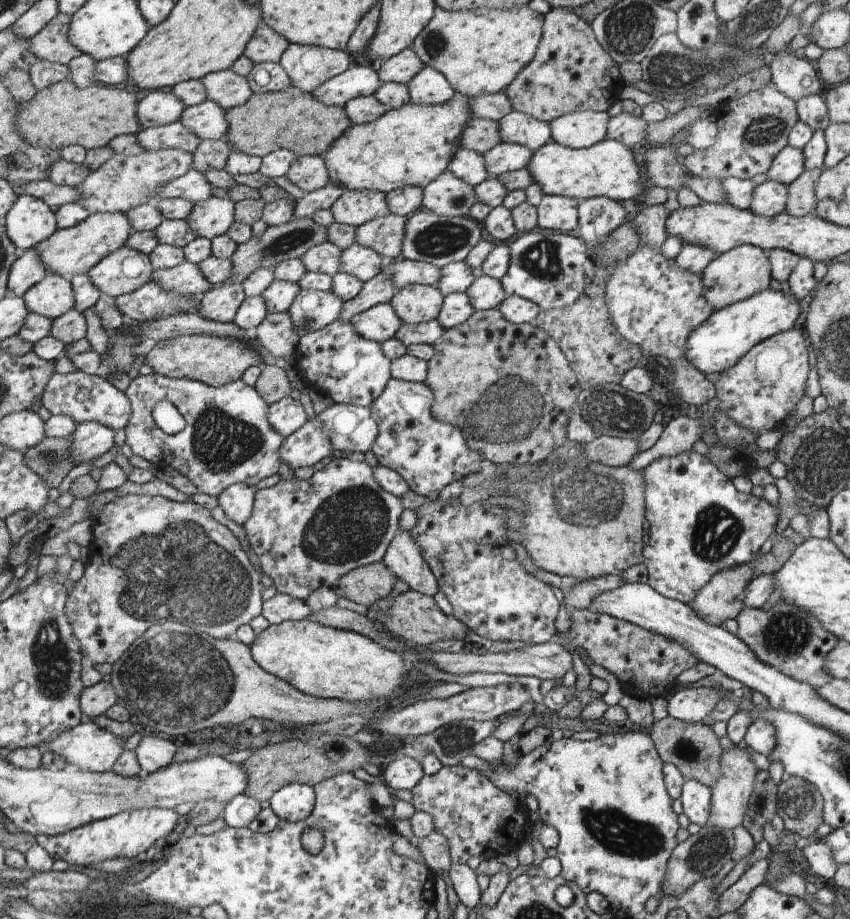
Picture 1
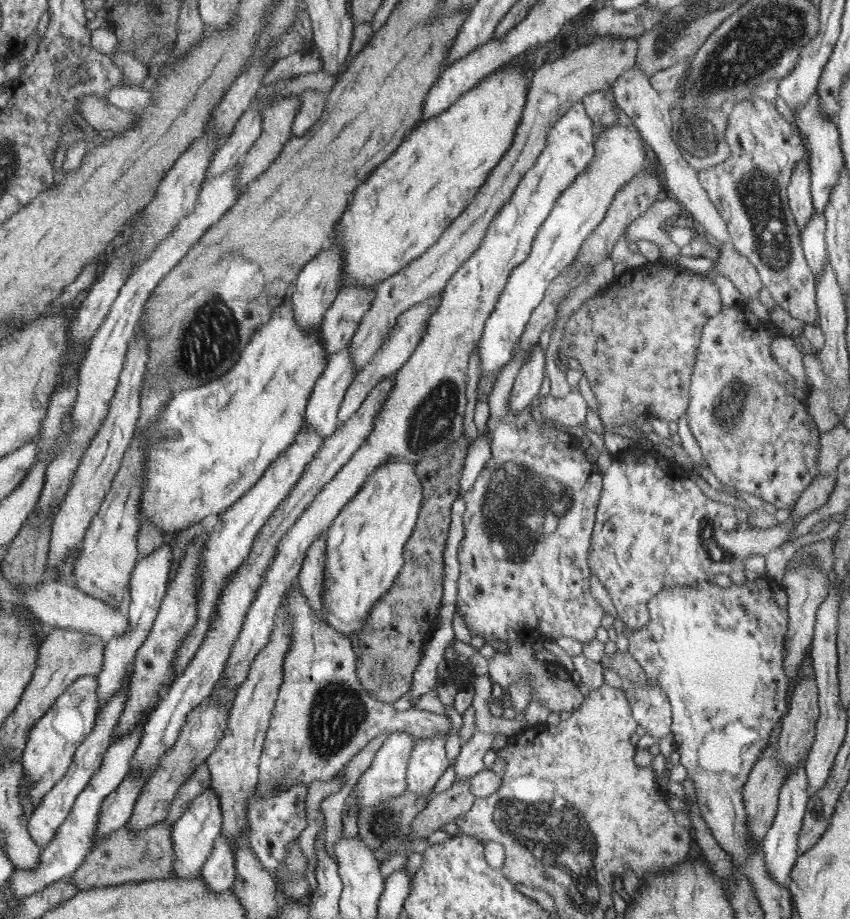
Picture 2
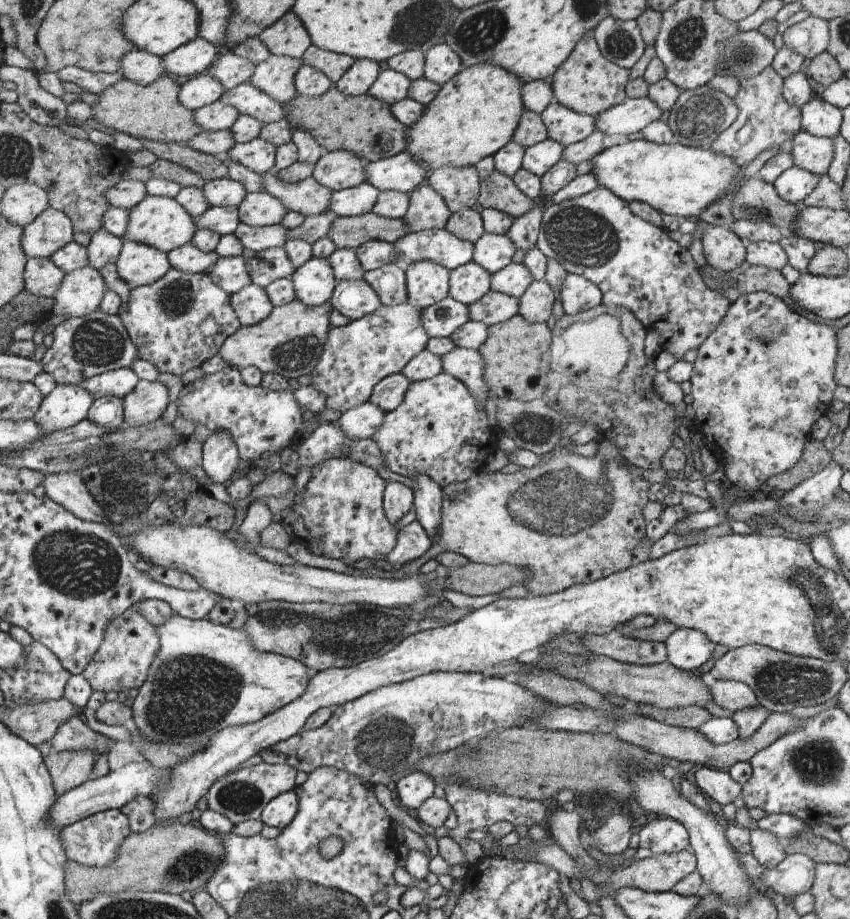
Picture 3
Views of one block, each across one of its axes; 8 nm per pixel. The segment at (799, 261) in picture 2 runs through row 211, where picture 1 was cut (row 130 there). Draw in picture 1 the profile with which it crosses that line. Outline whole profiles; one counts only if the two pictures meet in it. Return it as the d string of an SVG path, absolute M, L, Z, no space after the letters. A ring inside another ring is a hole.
M770 82L762 88L748 92L738 100L728 100L724 114L715 121L718 133L712 147L694 149L686 158L680 158L683 168L691 175L726 180L729 177L752 179L766 173L785 147L790 132L799 122L796 101Z

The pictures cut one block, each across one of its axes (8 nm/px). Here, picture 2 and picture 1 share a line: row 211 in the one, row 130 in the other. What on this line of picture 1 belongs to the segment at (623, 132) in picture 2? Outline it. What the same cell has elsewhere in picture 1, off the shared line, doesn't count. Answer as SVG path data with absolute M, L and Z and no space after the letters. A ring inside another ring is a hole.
M575 111L548 122L551 138L557 144L572 149L589 148L607 139L608 112Z

